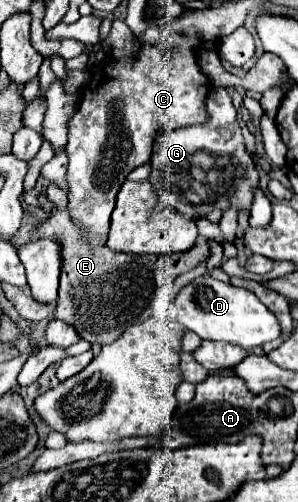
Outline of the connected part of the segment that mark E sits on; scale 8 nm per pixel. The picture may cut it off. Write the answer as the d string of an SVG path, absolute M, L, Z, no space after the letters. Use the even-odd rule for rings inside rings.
M51 181L49 197L53 203L57 203L59 211L53 211L51 219L35 231L41 239L57 239L61 243L61 279L55 319L75 327L81 339L89 341L91 345L111 343L123 333L125 327L143 323L149 317L151 311L147 307L155 287L155 273L159 269L165 271L173 265L179 273L183 273L197 265L201 257L209 255L209 243L205 237L199 237L191 251L175 255L125 255L111 251L107 245L81 243L81 233L77 227L73 227L67 213L67 193L63 193L63 187L57 187Z

